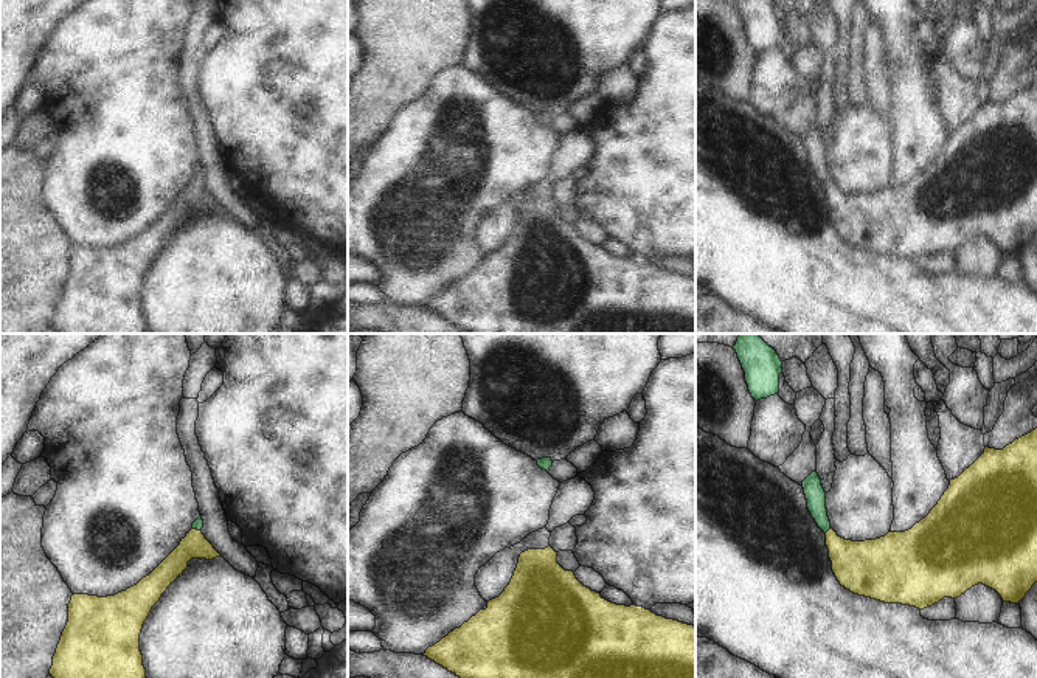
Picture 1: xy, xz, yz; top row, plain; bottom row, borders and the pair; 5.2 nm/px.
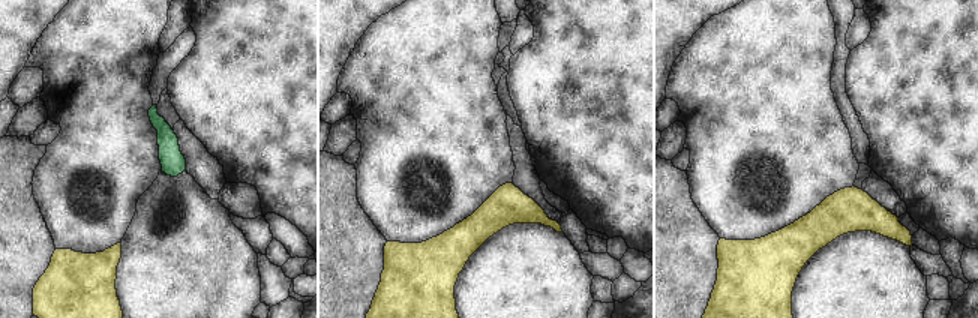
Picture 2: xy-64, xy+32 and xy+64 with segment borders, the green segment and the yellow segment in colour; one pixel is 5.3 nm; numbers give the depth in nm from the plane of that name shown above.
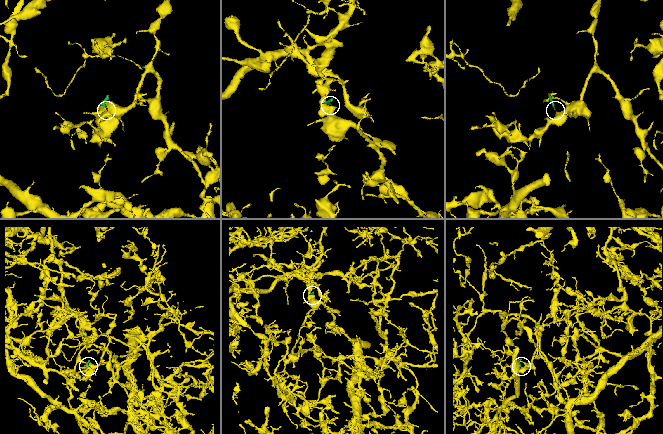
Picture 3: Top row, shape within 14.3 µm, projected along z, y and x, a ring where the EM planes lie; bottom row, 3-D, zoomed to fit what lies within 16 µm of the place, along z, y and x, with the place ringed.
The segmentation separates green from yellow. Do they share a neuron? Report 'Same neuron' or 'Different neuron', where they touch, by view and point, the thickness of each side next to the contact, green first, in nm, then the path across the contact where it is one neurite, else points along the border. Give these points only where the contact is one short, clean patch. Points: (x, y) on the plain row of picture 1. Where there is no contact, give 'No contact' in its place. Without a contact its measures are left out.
Same neuron. Touches green at yz (828, 182). Thickness 110 nm (green) against 260 nm. Path across: yz (815, 148), (818, 166), (828, 182), (831, 191), (859, 219)

